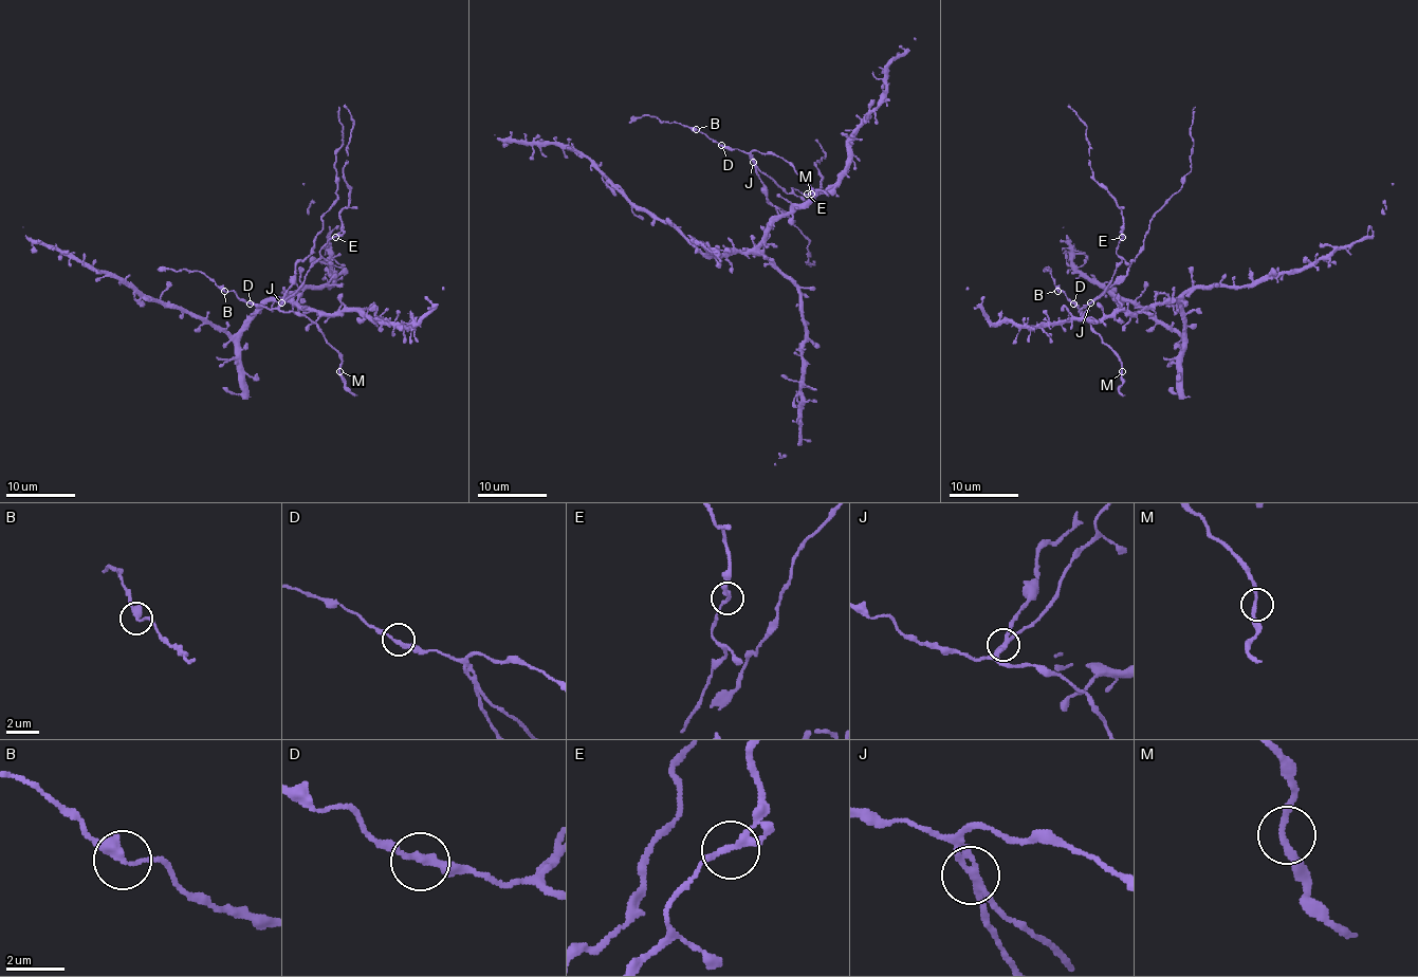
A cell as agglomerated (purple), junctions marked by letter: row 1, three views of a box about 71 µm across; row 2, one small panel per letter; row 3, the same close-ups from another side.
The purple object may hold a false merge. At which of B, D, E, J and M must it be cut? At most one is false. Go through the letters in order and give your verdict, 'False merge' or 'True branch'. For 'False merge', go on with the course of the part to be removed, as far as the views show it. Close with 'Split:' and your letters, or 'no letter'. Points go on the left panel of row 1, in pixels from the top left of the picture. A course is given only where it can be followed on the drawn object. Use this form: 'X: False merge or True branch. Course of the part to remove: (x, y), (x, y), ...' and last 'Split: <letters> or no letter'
B: True branch
D: True branch
E: True branch
J: False merge. Course of the part to remove: (281, 302), (295, 264), (311, 253), (323, 228), (321, 217), (336, 199), (335, 157), (342, 144), (338, 106)
M: True branch
Split: J

